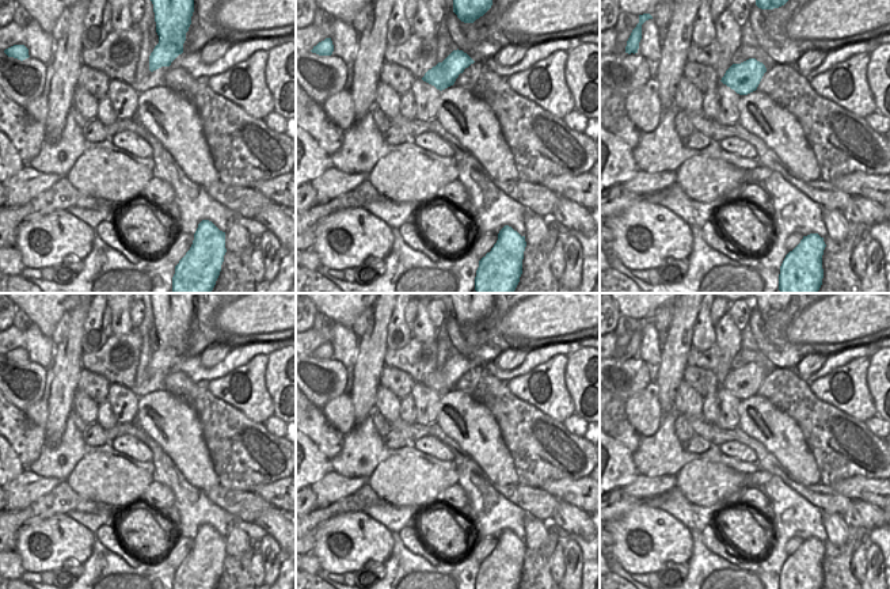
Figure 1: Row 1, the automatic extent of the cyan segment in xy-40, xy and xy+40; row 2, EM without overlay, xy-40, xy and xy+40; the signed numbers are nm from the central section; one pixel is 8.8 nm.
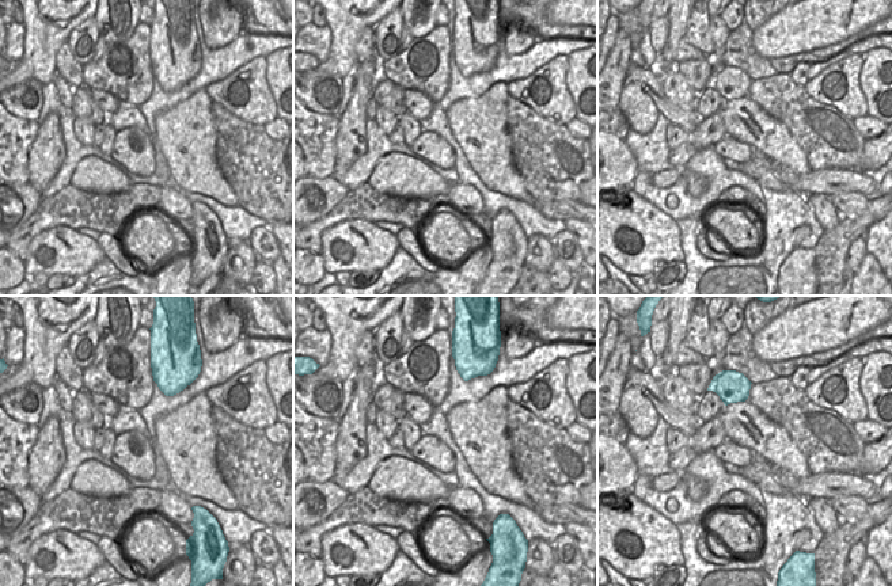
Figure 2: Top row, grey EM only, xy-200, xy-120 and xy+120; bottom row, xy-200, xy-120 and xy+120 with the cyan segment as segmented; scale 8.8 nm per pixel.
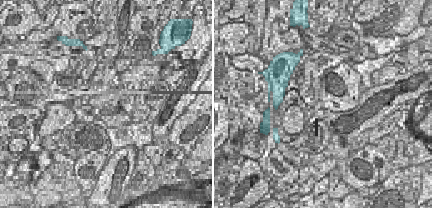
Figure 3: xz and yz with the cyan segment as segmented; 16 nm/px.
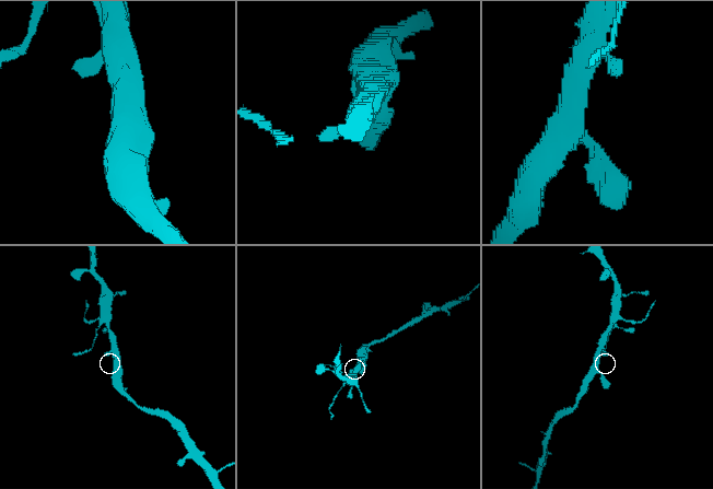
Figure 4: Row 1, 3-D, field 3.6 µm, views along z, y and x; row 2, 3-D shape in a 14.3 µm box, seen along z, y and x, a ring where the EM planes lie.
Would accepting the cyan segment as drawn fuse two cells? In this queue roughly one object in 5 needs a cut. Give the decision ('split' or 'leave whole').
leave whole

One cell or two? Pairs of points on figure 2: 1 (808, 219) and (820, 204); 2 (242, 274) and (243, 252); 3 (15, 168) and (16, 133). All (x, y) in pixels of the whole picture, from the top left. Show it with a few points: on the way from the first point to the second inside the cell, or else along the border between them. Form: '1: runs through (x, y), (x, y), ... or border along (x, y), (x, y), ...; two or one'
1: border along (804, 196), (823, 229); two
2: runs through (242, 269), (242, 258); one
3: runs through (15, 160), (15, 141); one

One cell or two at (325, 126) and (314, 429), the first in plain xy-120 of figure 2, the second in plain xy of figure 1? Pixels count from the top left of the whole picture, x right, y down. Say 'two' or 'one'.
one

